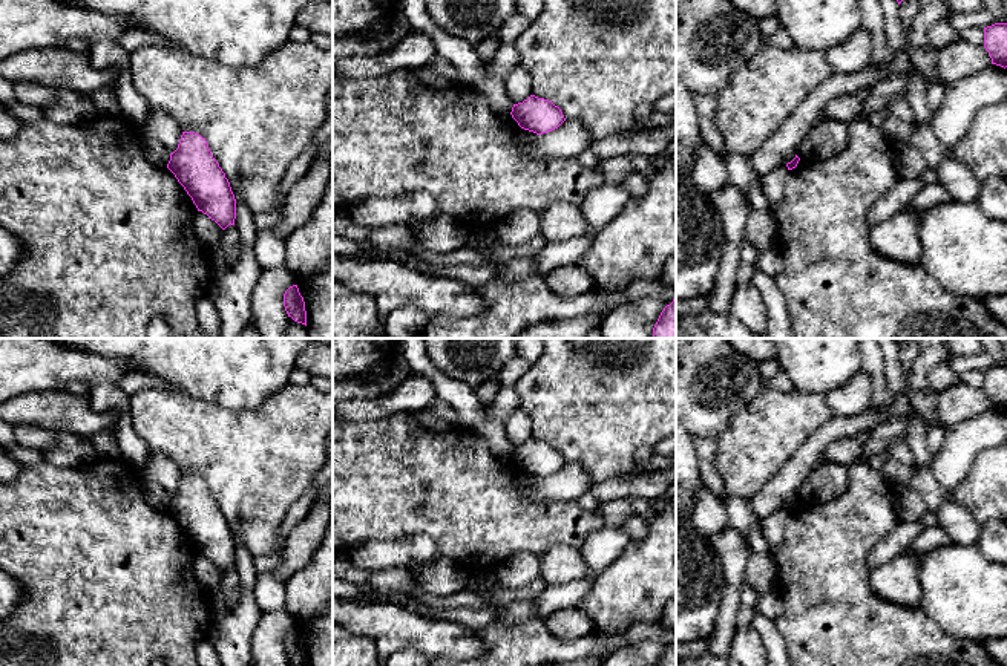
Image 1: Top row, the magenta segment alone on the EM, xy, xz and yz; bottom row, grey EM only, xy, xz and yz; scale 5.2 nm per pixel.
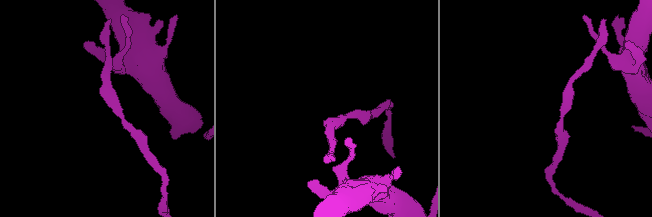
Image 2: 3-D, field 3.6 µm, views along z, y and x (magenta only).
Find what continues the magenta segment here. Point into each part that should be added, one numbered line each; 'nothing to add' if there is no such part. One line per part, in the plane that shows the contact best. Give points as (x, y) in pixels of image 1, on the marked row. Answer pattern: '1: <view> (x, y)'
nothing to add

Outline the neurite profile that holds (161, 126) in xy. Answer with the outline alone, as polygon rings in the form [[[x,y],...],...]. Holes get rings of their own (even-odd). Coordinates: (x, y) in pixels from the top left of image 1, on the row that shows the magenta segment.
[[[150,109],[143,132],[152,135],[169,153],[178,149],[182,130],[166,112]]]

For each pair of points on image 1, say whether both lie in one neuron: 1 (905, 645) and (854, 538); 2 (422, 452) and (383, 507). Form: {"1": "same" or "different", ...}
{"1": "same", "2": "same"}

